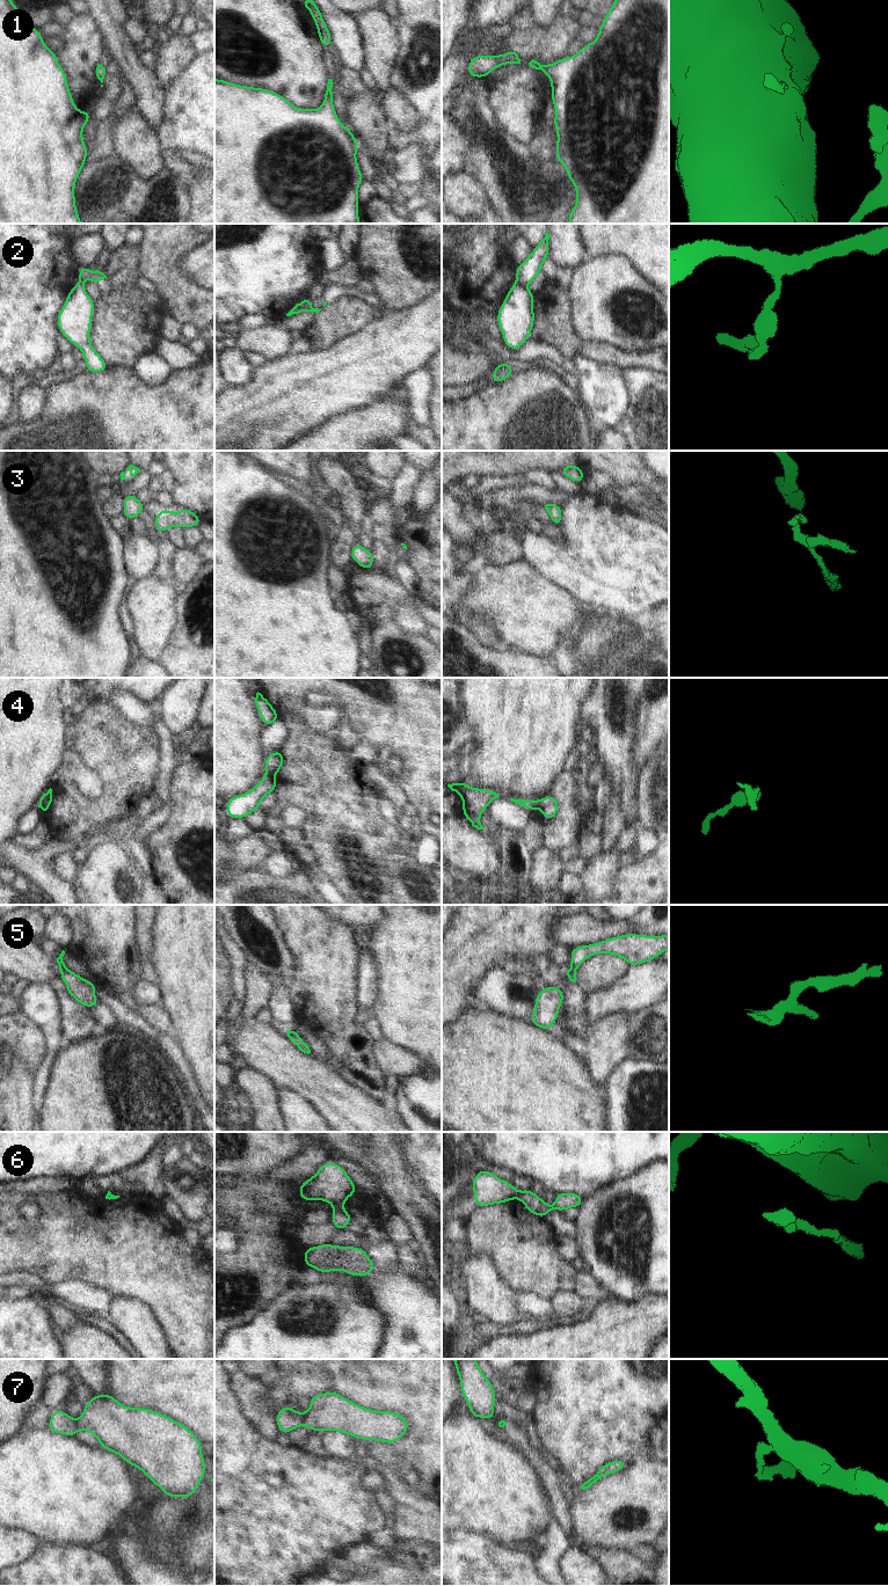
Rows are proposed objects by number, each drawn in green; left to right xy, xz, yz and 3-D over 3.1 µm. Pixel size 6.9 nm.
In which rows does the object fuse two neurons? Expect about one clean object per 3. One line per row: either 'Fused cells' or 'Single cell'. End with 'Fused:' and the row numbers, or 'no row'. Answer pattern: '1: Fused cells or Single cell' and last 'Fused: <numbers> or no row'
1: Single cell
2: Fused cells
3: Fused cells
4: Fused cells
5: Single cell
6: Fused cells
7: Fused cells
Fused: 2, 3, 4, 6, 7

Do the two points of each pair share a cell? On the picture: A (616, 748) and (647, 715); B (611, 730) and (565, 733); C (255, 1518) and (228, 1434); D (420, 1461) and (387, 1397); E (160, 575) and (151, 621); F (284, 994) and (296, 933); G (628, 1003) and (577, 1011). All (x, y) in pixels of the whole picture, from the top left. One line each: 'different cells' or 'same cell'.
A: different cells
B: different cells
C: same cell
D: same cell
E: same cell
F: different cells
G: different cells

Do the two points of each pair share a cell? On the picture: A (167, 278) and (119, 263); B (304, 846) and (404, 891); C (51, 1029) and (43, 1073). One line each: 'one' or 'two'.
A: two
B: two
C: one

